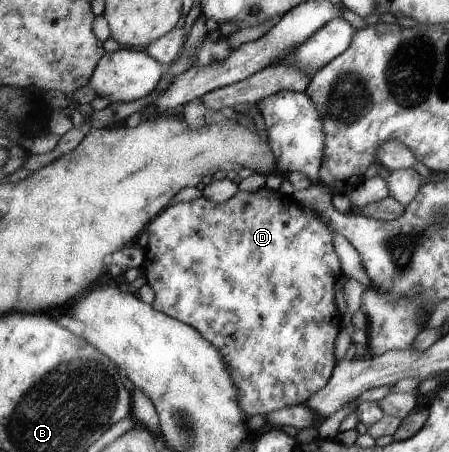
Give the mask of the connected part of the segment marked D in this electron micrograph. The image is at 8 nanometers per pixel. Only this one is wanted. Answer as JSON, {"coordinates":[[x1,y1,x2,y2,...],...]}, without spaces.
{"coordinates":[[260,188,254,194,238,190,232,198,222,203,214,203,201,197,191,202,180,202,168,206,145,231,149,242,145,251,145,264,142,264,146,283,154,290,155,300,151,306,155,310,198,330,220,352,230,369,231,378,239,388,239,403,248,417,265,416,268,412,284,409,284,406,295,406,306,403,316,393,319,393,331,381,338,361,334,358,334,340,343,325,343,316,334,302,334,290,343,279,342,260,335,247,335,235,324,220,314,211,303,207,292,195,287,196,280,191]]}

